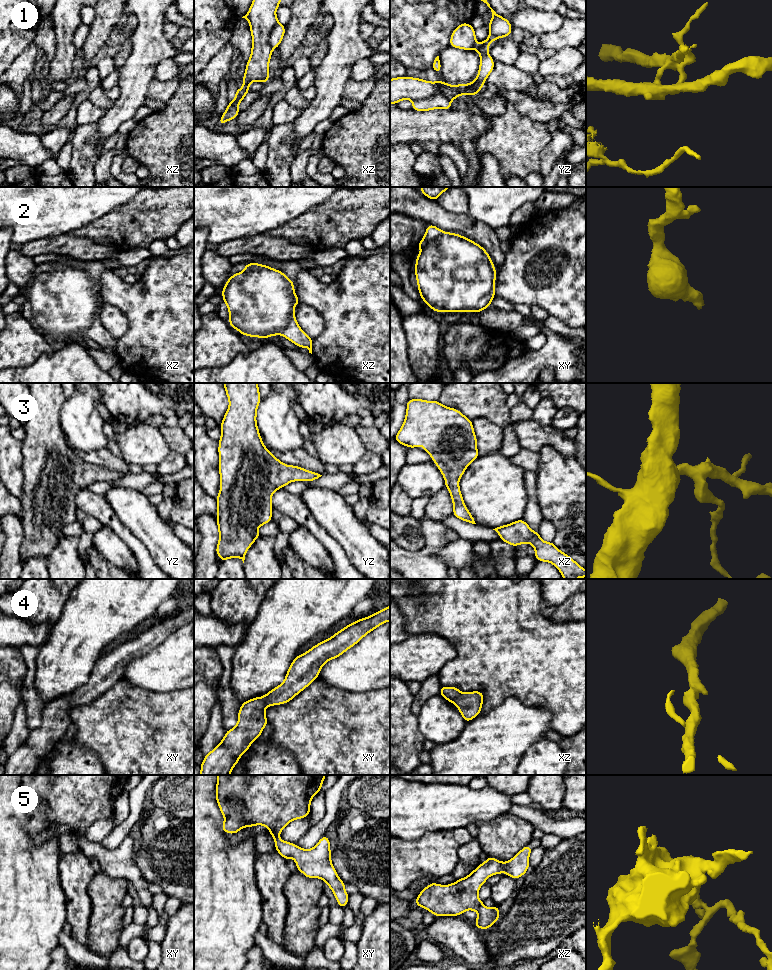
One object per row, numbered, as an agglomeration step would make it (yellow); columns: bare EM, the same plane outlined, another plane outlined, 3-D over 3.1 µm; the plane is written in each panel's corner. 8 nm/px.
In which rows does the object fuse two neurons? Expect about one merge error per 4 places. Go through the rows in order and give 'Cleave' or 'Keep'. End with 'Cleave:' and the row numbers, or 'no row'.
1: Cleave
2: Keep
3: Keep
4: Keep
5: Keep
Cleave: 1

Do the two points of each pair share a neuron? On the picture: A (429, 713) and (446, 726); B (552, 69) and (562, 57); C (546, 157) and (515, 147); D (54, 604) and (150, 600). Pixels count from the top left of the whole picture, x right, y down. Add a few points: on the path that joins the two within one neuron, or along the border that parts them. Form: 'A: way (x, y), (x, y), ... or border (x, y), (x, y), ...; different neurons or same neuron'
A: way (433, 715), (442, 722); same neuron
B: way (555, 66), (561, 60); same neuron
C: border (552, 135), (549, 143), (541, 151), (539, 172); different neurons
D: border (73, 589), (59, 618), (53, 625); different neurons

